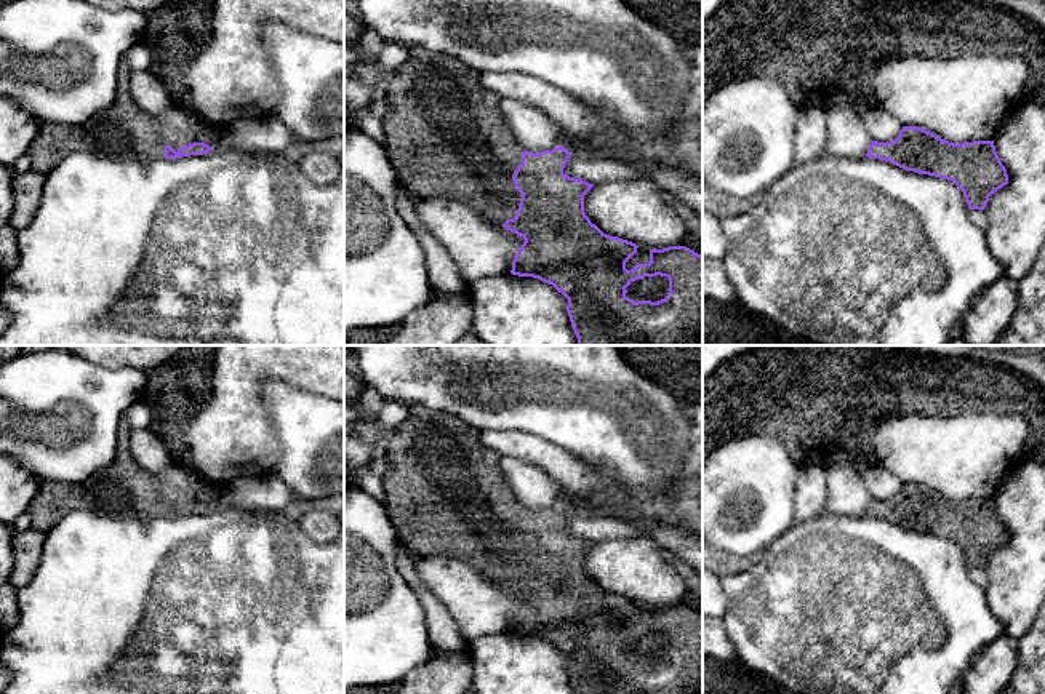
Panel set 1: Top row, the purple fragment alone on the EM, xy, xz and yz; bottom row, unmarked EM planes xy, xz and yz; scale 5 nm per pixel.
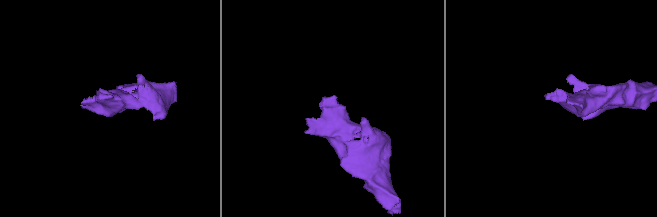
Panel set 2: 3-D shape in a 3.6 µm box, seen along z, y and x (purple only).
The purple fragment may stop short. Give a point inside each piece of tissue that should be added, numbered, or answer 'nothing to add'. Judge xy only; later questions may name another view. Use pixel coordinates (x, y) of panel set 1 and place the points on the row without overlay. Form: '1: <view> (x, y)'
1: xy (124, 488)

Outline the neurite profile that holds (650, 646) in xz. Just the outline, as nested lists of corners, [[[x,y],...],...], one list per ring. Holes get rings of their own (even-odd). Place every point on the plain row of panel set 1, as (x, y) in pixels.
[[[645,635],[632,648],[626,651],[626,656],[637,659],[651,659],[658,660],[664,657],[669,651],[669,636],[667,635]]]

